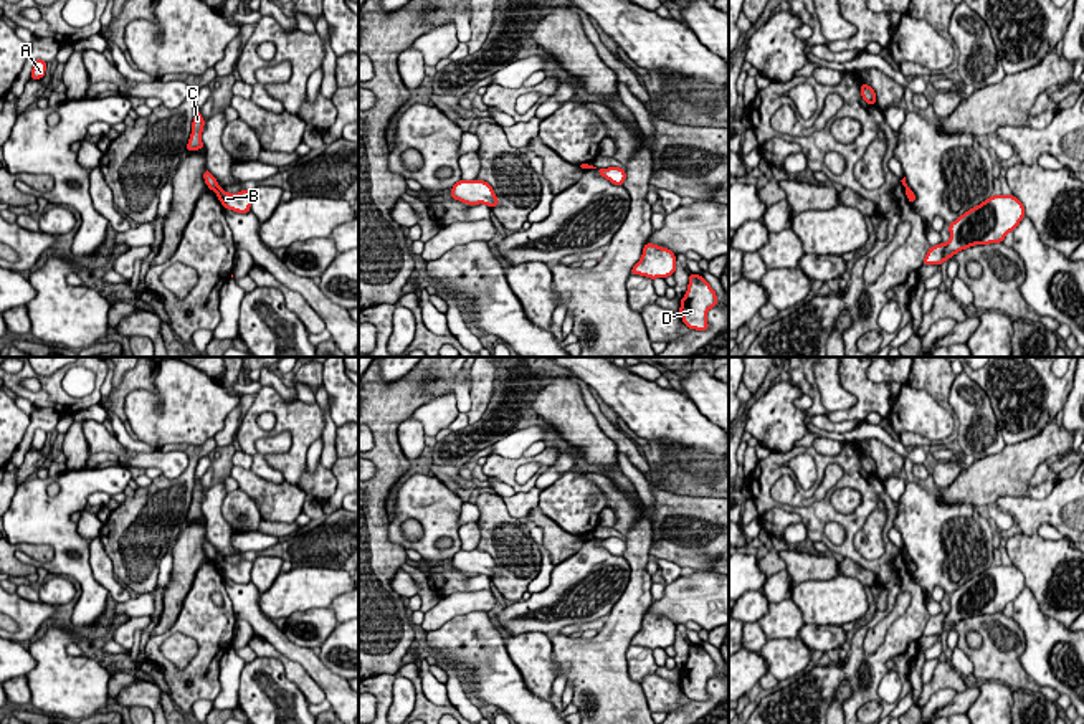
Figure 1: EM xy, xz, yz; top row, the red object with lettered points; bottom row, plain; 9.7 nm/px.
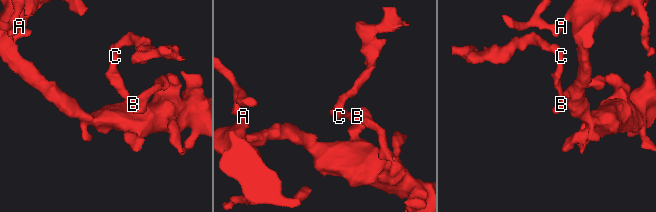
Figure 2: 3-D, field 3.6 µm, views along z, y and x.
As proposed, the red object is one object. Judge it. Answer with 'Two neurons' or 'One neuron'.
Two neurons

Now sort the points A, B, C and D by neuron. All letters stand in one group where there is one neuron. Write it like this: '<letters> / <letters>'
A B D / C

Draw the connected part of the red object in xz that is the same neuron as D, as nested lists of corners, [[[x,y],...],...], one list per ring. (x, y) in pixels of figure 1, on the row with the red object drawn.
[[[691,273],[689,286],[684,298],[681,299],[679,307],[682,322],[689,329],[706,331],[709,329],[707,311],[716,306],[717,306],[716,291],[701,274]]]

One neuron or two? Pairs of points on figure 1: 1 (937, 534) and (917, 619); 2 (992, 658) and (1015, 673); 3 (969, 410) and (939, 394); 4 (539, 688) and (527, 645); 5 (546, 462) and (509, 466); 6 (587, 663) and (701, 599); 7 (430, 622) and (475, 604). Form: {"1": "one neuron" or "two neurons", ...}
{"1": "two neurons", "2": "one neuron", "3": "two neurons", "4": "one neuron", "5": "one neuron", "6": "two neurons", "7": "one neuron"}

